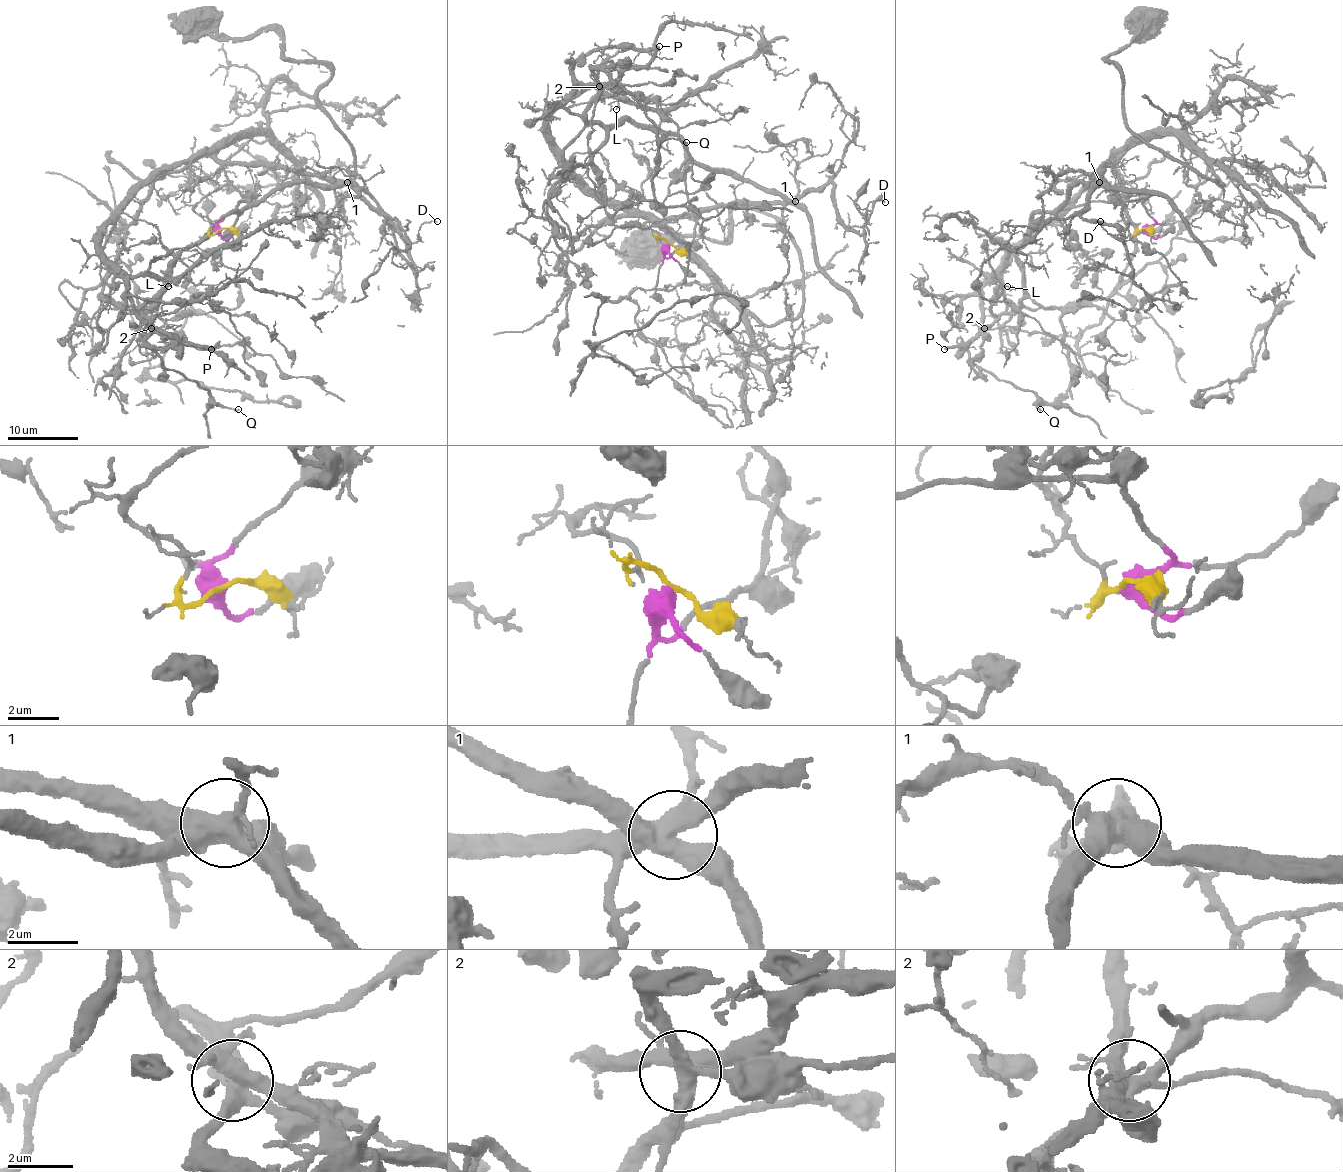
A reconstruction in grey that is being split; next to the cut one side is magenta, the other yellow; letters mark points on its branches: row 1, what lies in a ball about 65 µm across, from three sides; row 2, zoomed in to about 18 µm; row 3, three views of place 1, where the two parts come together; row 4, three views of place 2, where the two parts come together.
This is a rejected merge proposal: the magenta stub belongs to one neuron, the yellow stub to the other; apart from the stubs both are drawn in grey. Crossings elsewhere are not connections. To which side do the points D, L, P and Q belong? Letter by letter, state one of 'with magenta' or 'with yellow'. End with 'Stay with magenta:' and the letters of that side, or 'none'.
D: with yellow
L: with yellow
P: with yellow
Q: with magenta
Stay with magenta: Q

